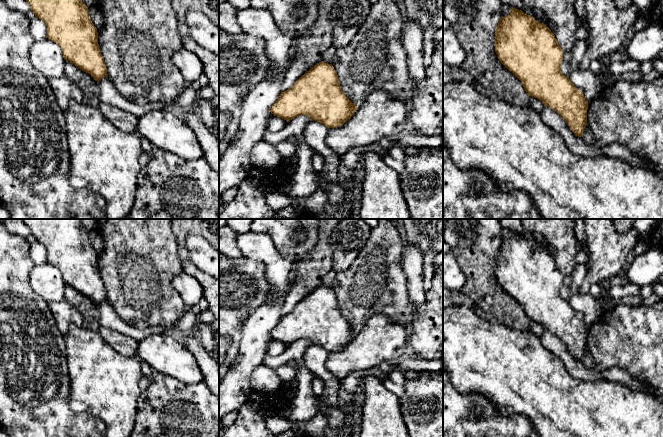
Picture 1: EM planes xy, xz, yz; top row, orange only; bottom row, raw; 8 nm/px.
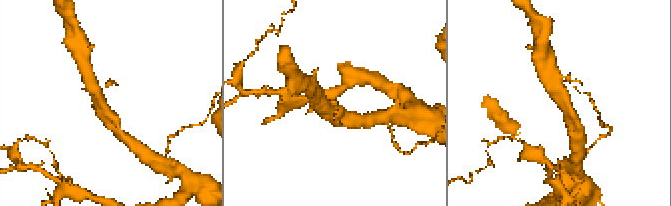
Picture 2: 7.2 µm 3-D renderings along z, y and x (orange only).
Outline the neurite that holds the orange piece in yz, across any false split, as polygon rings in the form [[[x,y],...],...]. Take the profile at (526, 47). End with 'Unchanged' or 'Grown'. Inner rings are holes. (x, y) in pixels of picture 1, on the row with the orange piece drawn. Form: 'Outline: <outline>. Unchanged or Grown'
Outline: [[[511,7],[506,17],[501,17],[495,32],[495,52],[501,63],[523,84],[529,96],[539,99],[544,106],[555,110],[567,122],[573,133],[582,137],[587,124],[588,102],[568,76],[561,72],[563,50],[555,35],[544,24],[522,10]]]. Unchanged

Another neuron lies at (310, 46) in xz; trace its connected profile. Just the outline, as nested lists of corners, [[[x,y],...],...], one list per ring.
[[[319,12],[317,19],[297,39],[295,56],[286,70],[281,92],[294,83],[317,63],[332,46],[333,24],[328,13]]]

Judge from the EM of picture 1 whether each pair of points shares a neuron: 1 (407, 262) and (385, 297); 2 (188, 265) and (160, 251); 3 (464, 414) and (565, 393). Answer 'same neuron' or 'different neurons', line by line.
1: different neurons
2: different neurons
3: different neurons

